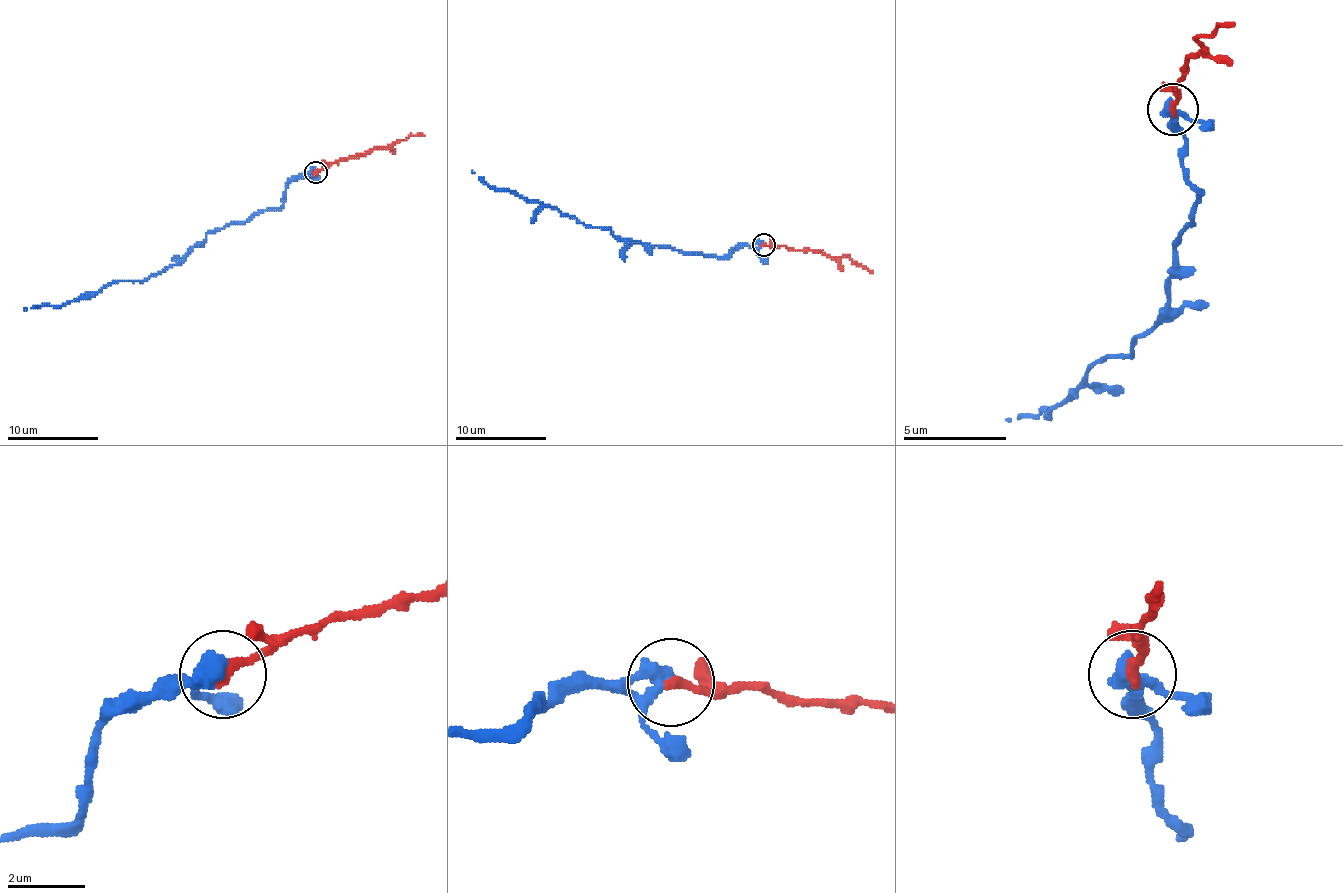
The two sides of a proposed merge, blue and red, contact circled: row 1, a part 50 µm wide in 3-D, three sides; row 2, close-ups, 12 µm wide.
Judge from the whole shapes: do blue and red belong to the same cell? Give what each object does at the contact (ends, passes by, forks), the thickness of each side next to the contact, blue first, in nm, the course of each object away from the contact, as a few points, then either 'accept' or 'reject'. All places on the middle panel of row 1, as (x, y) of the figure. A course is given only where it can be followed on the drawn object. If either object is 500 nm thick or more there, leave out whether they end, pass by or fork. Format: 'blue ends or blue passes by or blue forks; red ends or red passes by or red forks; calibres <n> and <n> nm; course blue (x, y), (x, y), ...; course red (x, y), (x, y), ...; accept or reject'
blue passes by; red ends; calibres 380 and 300 nm; course blue (763, 245), (706, 257), (627, 243), (538, 200), (495, 191), (472, 170); course red (763, 245), (849, 257), (872, 273); accept

